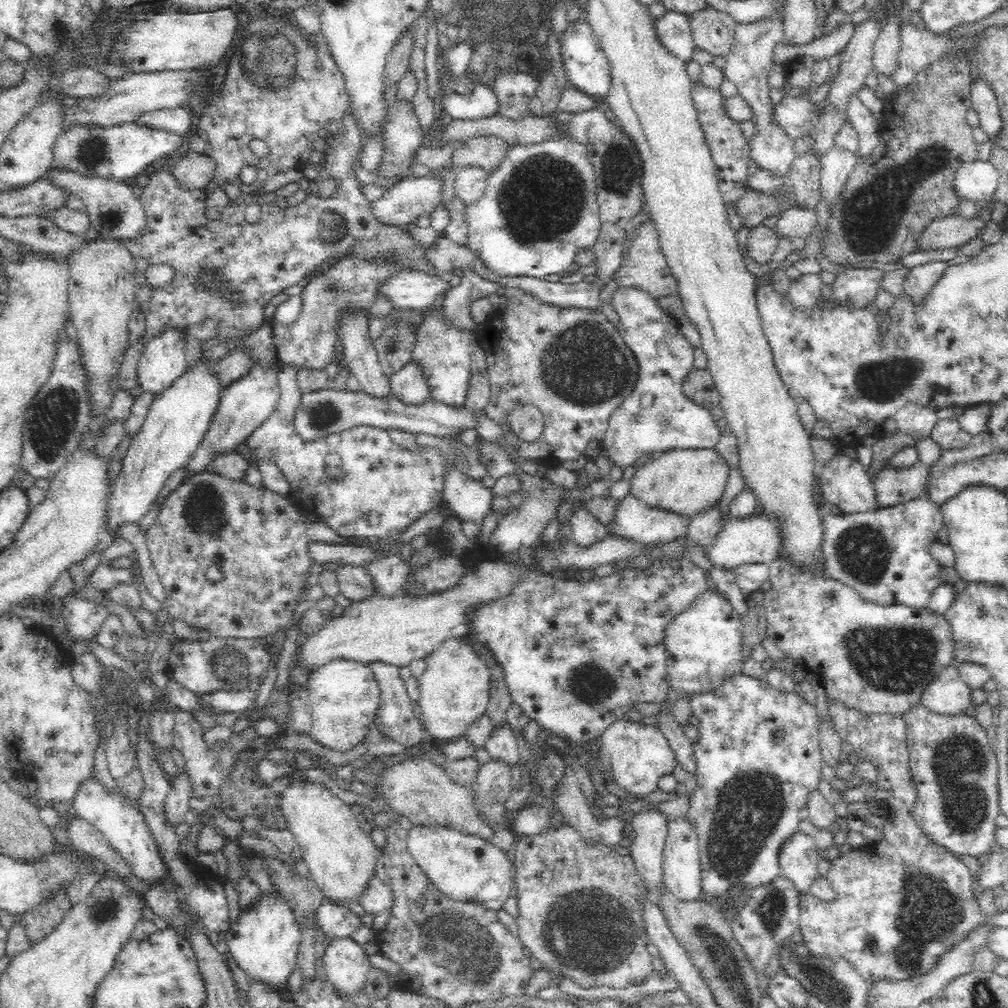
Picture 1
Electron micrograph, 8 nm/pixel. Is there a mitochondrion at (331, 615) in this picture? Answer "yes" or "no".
no

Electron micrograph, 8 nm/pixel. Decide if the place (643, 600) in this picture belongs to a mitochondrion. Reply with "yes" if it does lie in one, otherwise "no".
no

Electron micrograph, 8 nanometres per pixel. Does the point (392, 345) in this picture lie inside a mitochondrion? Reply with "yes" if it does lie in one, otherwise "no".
yes

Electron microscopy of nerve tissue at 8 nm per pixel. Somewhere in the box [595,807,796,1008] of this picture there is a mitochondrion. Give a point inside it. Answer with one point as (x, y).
(732, 970)

